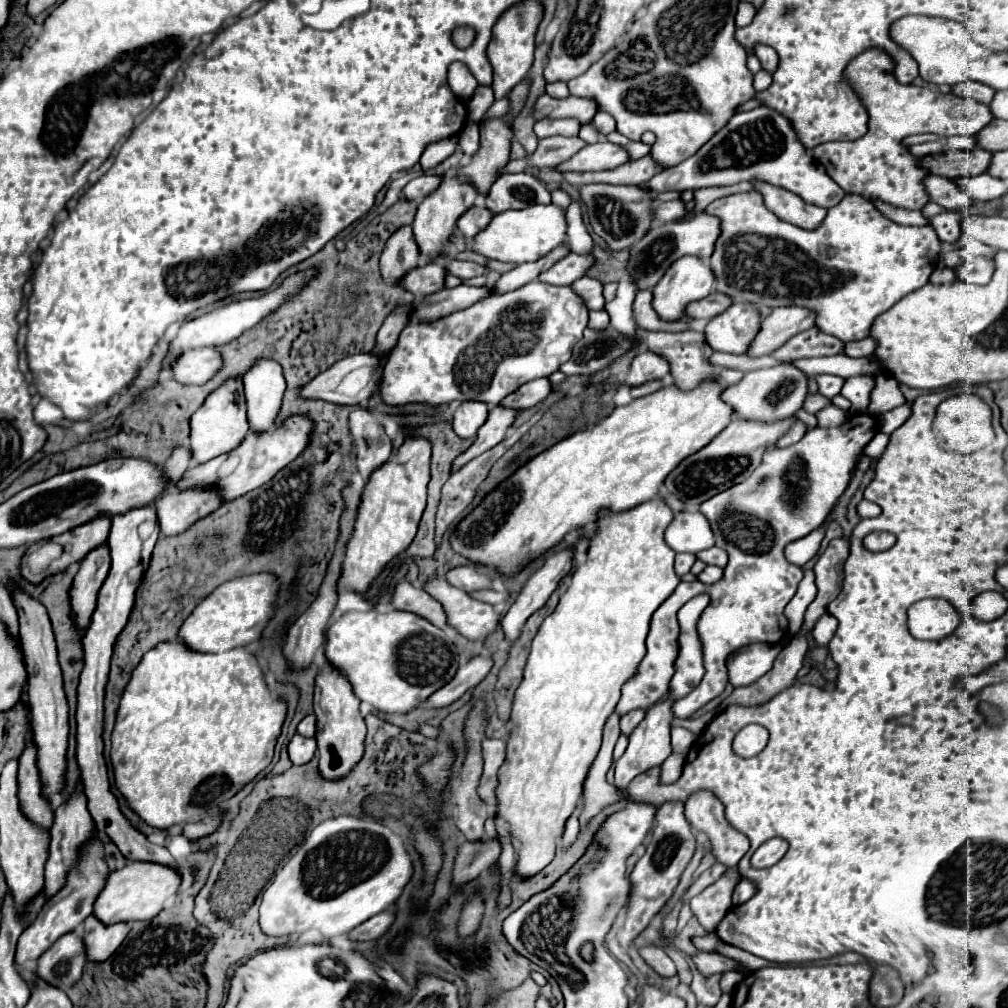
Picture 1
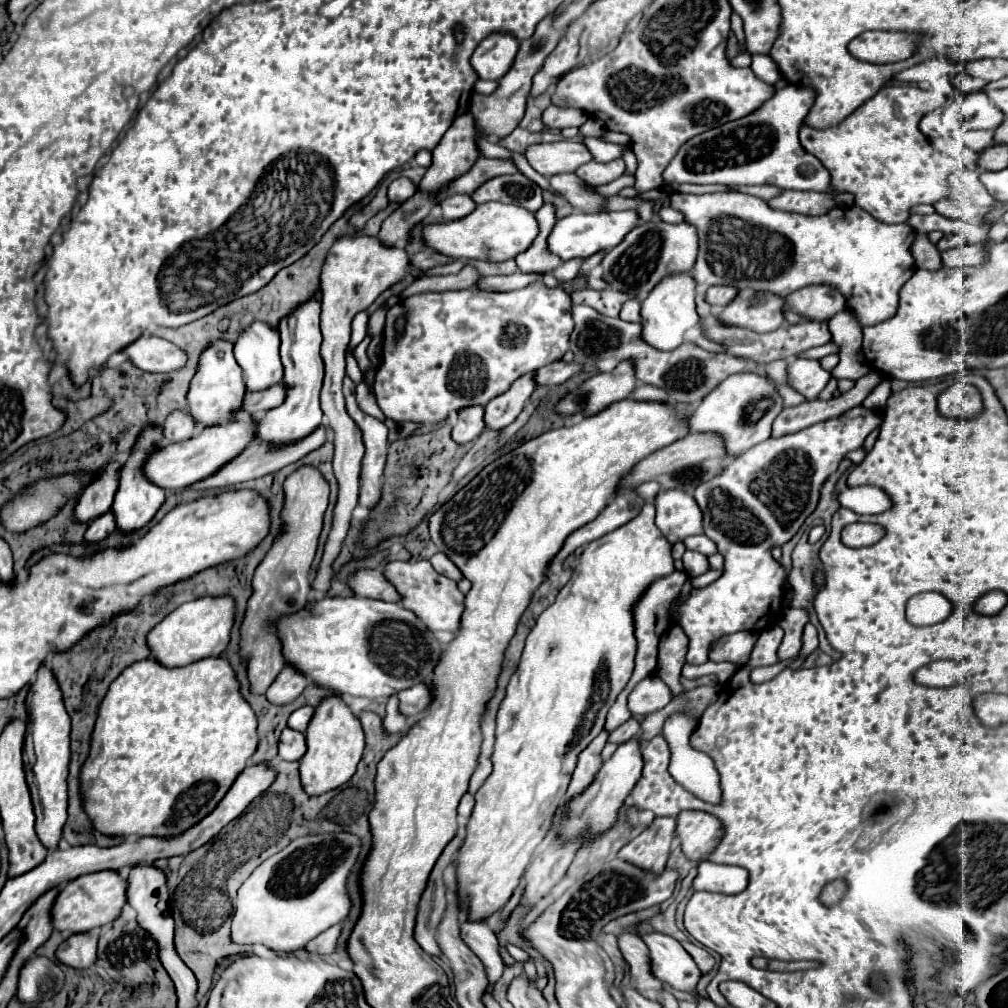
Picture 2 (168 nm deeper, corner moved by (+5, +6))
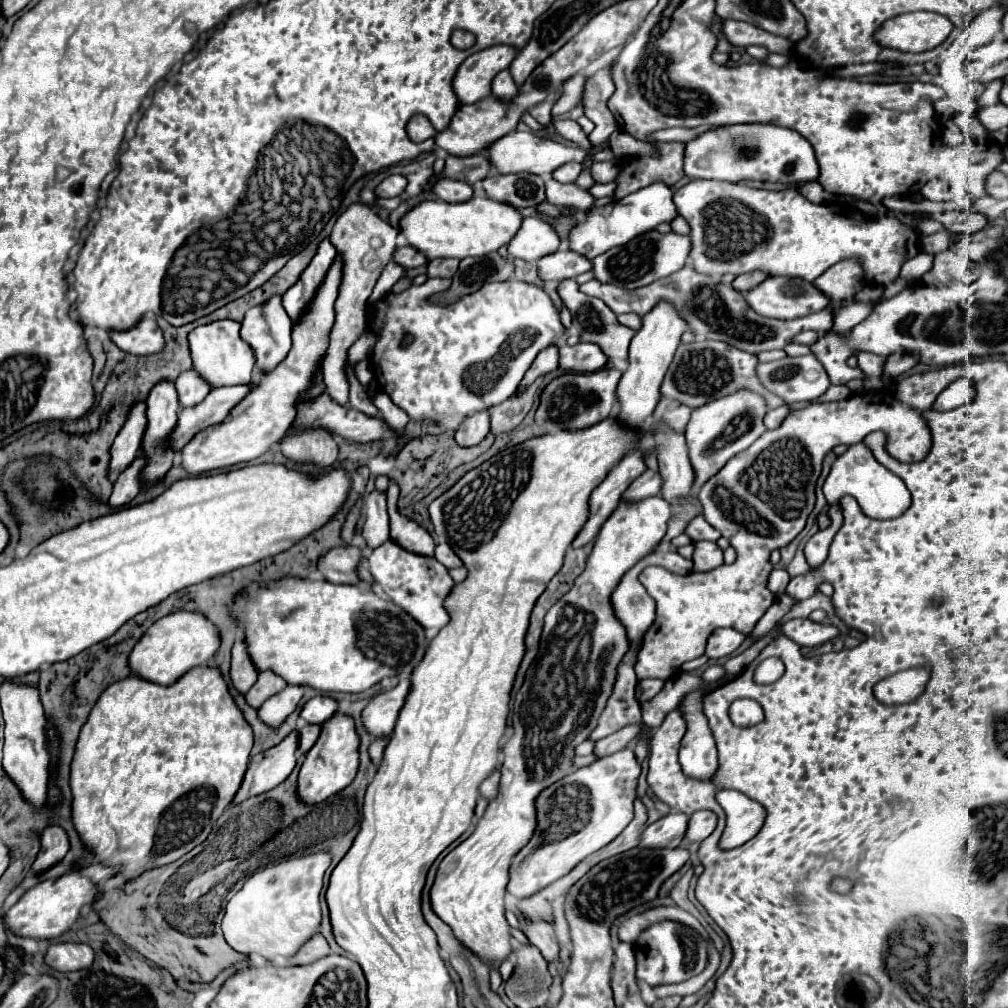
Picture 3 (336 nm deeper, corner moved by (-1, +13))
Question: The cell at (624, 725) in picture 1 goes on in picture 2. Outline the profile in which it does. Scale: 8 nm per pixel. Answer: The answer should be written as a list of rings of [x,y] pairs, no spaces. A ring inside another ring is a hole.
[[[631,717],[627,723],[623,723],[621,727],[617,727],[613,733],[609,733],[609,743],[615,743],[615,745],[621,745],[621,743],[627,743],[629,739],[633,739],[633,737],[637,737],[639,735],[639,729],[641,729],[641,725],[639,725],[639,721],[635,719],[635,717]]]

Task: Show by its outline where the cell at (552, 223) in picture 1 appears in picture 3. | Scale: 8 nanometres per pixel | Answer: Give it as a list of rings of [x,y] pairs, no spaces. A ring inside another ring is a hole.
[[[473,196],[463,204],[447,204],[443,200],[427,200],[407,212],[399,226],[401,234],[407,242],[423,252],[429,260],[433,258],[467,258],[467,256],[483,256],[489,252],[507,246],[511,238],[517,234],[523,224],[523,216],[519,208],[507,206],[505,202],[495,202],[491,198]]]

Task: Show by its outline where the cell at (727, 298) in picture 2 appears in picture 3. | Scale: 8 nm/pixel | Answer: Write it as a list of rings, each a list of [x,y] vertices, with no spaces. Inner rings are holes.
[[[749,272],[749,274],[741,274],[741,276],[737,276],[737,278],[733,280],[733,288],[735,288],[735,290],[739,290],[741,294],[745,294],[745,292],[753,290],[757,284],[761,284],[765,278],[767,278],[767,274],[763,274],[763,272]]]

